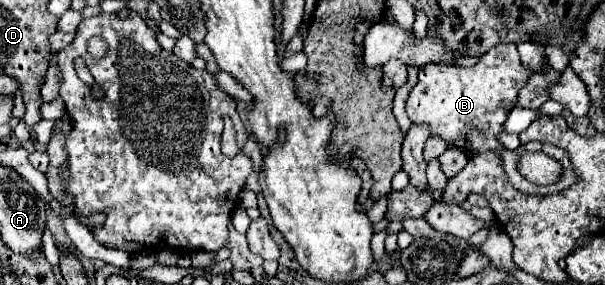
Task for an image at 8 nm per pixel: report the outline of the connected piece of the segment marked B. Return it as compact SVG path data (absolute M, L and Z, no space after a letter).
M497 44L471 68L459 66L433 66L419 70L419 82L411 90L407 100L407 116L413 124L427 124L429 136L439 136L447 142L449 148L463 150L467 154L495 152L501 156L501 166L511 180L513 188L527 192L531 182L527 182L517 170L517 152L509 152L499 140L497 134L503 132L503 122L509 112L517 106L519 90L527 84L529 76L535 70L529 70L521 64L515 44Z

